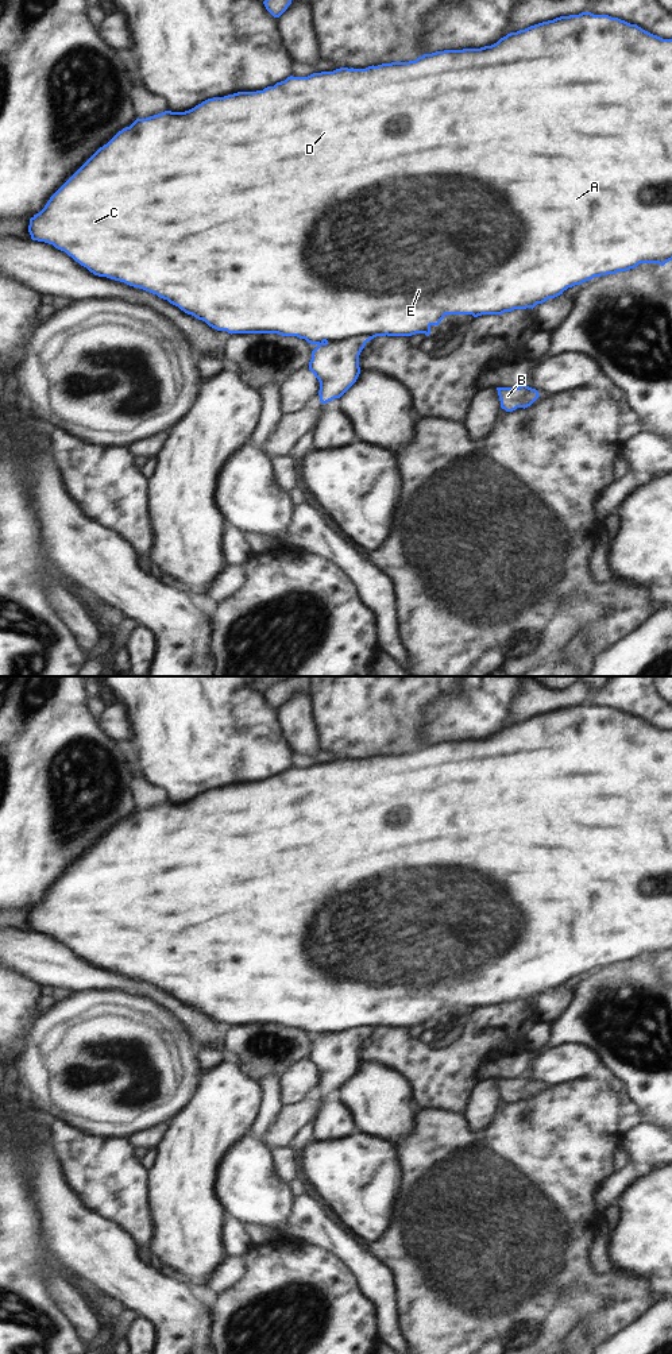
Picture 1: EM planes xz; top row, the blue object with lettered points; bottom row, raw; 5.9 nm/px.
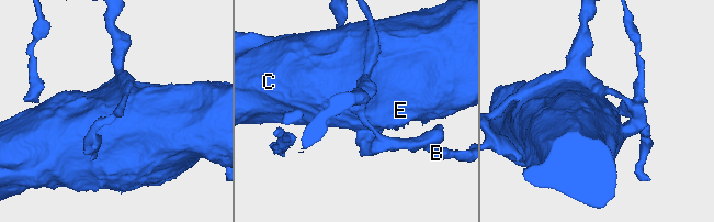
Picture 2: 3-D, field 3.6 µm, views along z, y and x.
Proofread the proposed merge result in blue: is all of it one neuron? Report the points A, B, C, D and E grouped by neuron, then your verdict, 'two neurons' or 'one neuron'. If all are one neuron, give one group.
groups A C D E / B; two neurons

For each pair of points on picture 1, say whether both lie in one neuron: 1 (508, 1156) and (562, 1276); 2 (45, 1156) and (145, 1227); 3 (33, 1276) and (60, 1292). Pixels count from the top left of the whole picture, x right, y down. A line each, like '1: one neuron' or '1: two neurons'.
1: one neuron
2: two neurons
3: two neurons

